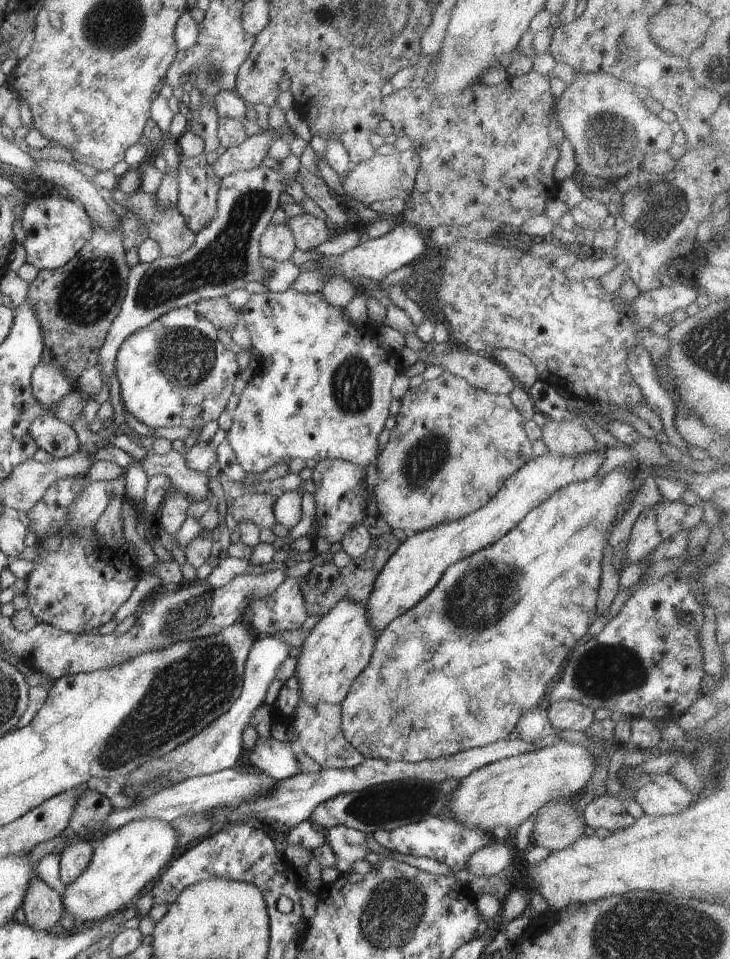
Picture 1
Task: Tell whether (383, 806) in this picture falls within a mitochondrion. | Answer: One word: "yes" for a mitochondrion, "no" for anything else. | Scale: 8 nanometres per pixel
yes

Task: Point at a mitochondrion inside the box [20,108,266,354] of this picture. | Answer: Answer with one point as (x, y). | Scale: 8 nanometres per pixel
(88, 295)

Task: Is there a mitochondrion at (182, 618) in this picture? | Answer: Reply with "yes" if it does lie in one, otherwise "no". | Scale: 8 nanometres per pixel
yes

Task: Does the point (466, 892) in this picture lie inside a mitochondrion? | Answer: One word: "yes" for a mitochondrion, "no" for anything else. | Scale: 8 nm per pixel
no

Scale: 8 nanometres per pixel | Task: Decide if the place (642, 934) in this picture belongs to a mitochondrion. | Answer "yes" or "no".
yes

